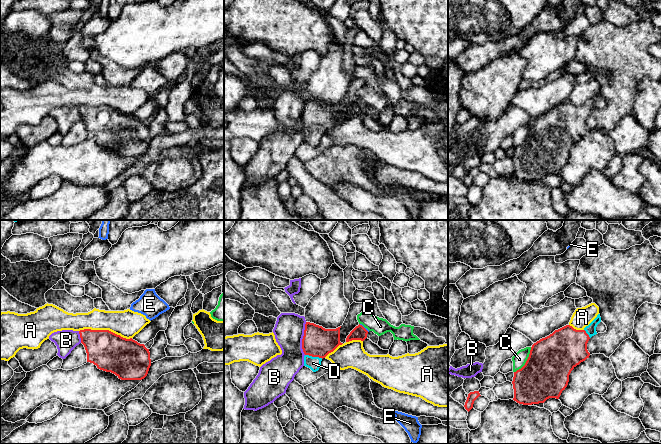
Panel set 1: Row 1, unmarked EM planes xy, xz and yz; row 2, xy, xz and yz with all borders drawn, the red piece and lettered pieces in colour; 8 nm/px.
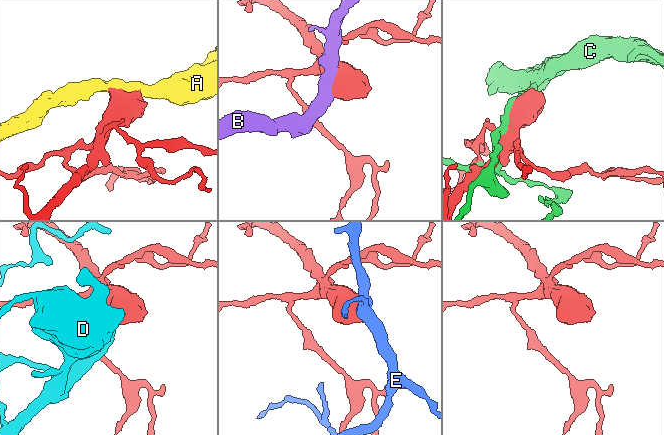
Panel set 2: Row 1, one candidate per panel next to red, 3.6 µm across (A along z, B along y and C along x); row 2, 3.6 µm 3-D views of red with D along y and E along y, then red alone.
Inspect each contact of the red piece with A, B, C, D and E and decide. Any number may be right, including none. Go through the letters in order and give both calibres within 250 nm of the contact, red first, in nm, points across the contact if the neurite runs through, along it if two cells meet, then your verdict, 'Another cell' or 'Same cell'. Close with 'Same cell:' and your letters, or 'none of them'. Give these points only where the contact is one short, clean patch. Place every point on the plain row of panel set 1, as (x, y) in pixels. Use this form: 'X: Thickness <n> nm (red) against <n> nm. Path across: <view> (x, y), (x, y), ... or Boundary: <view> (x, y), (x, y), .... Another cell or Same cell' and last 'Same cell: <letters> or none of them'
A: Thickness 300 nm (red) against 220 nm. Boundary: xy (79, 106), (108, 105), (123, 113), (131, 114). Another cell
B: Thickness 240 nm (red) against 240 nm. Another cell
C: Thickness 380 nm (red) against 110 nm. Another cell
D: Thickness 240 nm (red) against 100 nm. Path across: xz (317, 117), (314, 132), (313, 139). Same cell
E: Thickness 110 nm (red) against 20 nm. Boundary: xz (359, 100), (368, 107). Another cell
Same cell: D

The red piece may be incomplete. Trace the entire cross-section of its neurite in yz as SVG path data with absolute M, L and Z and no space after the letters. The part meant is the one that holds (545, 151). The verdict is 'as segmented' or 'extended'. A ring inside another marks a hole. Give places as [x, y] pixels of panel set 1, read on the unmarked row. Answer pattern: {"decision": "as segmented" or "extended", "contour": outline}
{"decision": "extended", "contour": "M600 90L583 106L566 101L531 123L525 141L514 148L513 176L519 180L544 179L549 174L559 175L568 161L571 147L589 134L589 115L596 111Z"}

